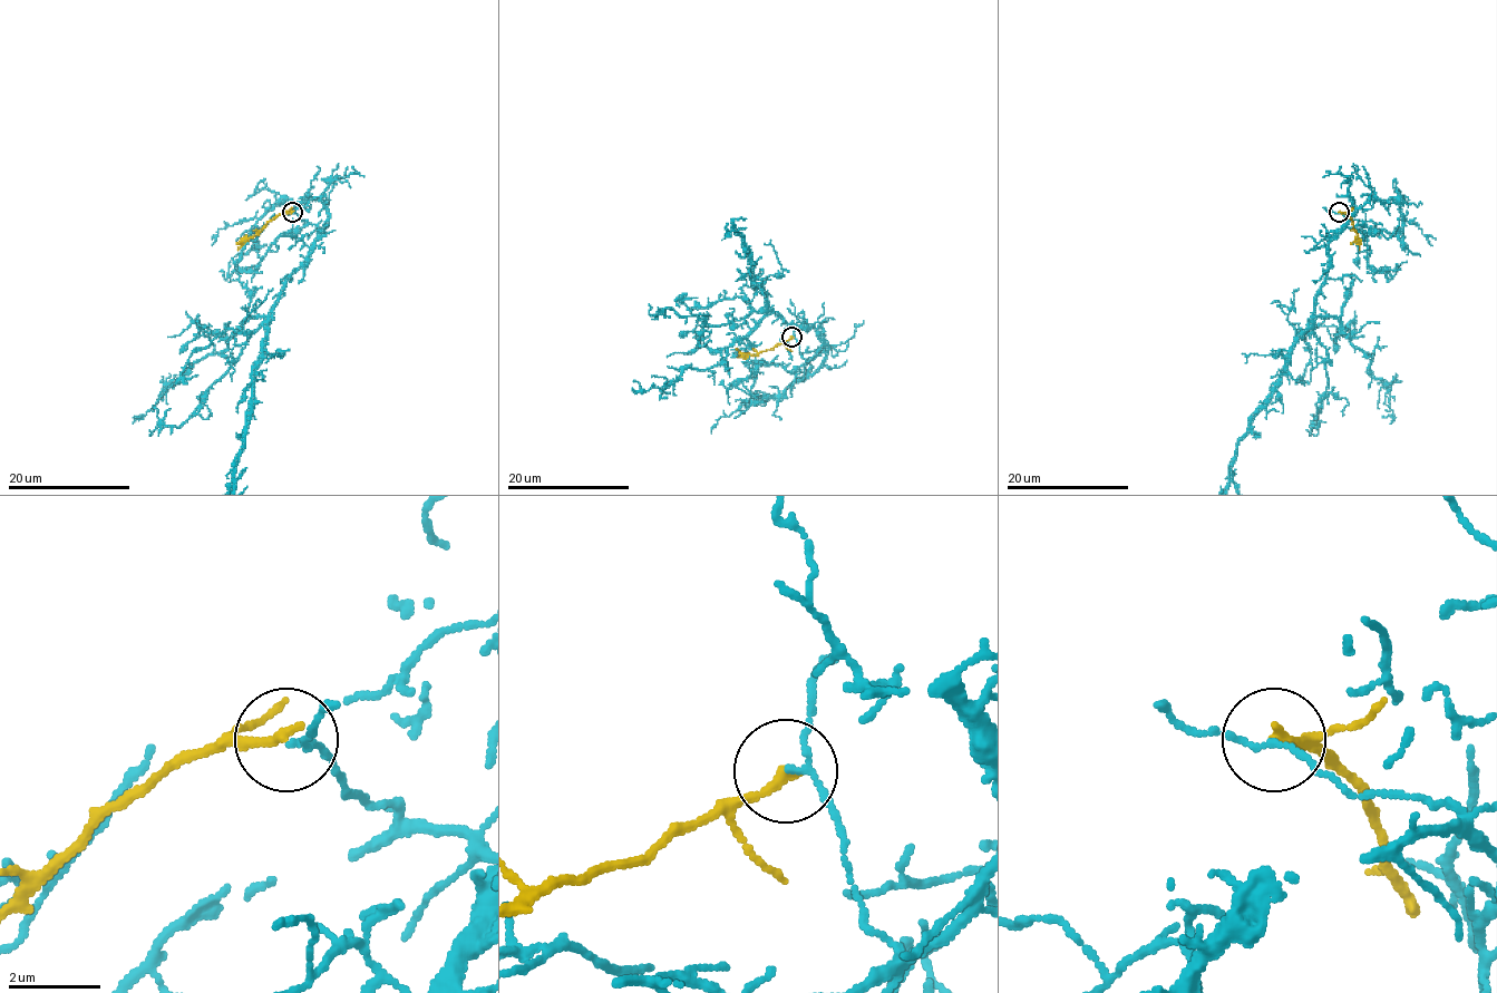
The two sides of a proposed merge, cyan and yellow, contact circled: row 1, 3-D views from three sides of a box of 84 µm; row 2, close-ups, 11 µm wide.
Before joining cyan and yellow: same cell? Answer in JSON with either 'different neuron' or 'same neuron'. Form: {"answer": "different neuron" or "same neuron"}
{"answer": "different neuron"}

